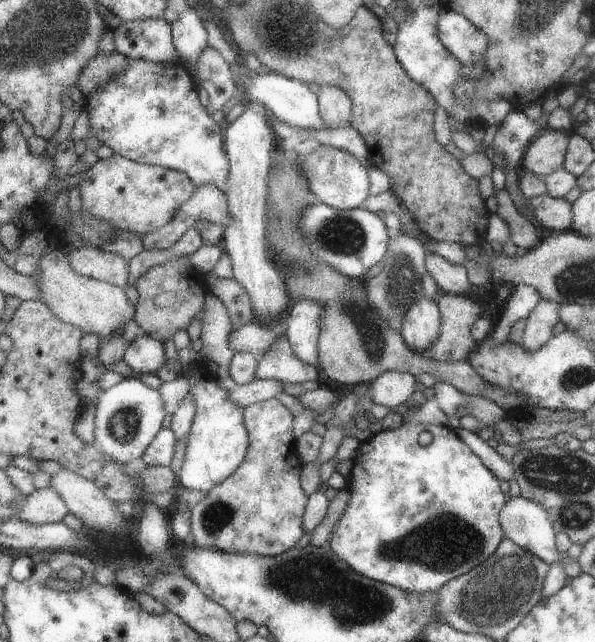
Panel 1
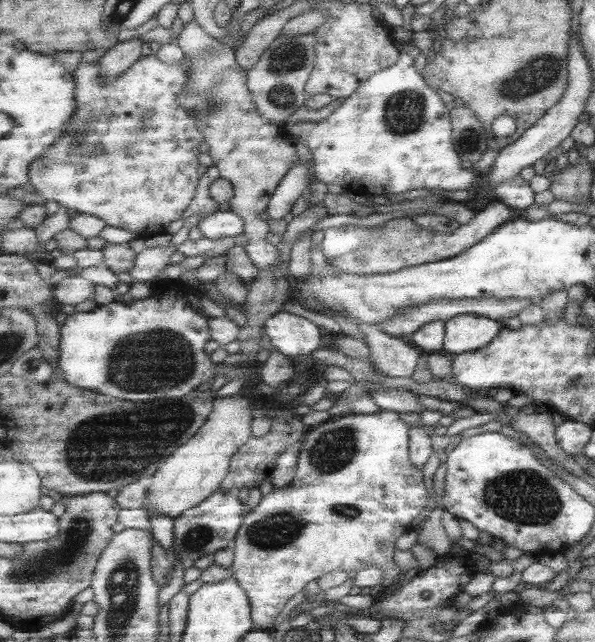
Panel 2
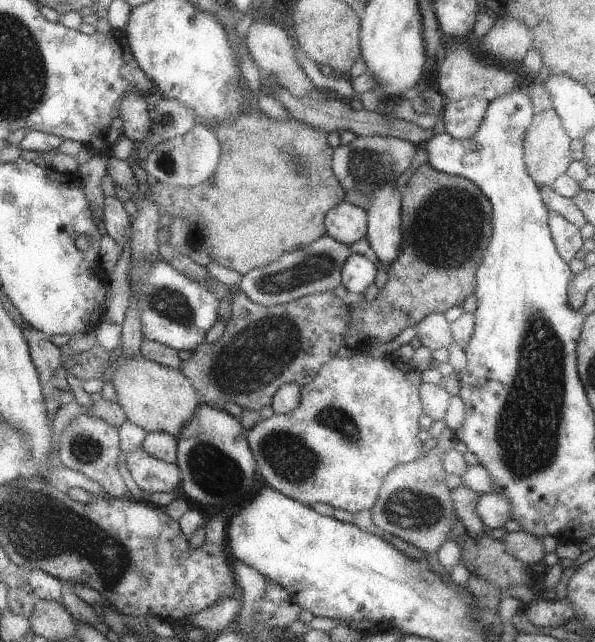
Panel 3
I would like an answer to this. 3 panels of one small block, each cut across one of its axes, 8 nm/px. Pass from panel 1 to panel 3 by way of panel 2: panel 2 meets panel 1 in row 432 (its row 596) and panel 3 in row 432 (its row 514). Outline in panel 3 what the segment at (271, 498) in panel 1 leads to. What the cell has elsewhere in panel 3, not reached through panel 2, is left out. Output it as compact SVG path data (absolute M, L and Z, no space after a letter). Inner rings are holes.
M355 354L348 359L339 359L334 357L327 363L323 364L318 374L313 380L304 384L301 389L301 398L295 408L286 413L273 413L269 418L261 419L255 423L250 429L246 430L246 439L251 445L253 454L255 455L258 466L258 477L267 486L277 489L285 496L291 497L293 500L299 501L301 504L309 505L315 502L323 502L329 504L334 509L347 510L351 514L360 510L370 510L375 502L376 496L383 477L394 467L401 463L413 462L420 459L427 453L433 451L425 451L422 448L422 440L419 439L418 416L422 413L420 400L418 397L418 388L421 384L421 373L415 370L410 363L399 362L394 355L388 355L378 359L372 359L365 355Z

